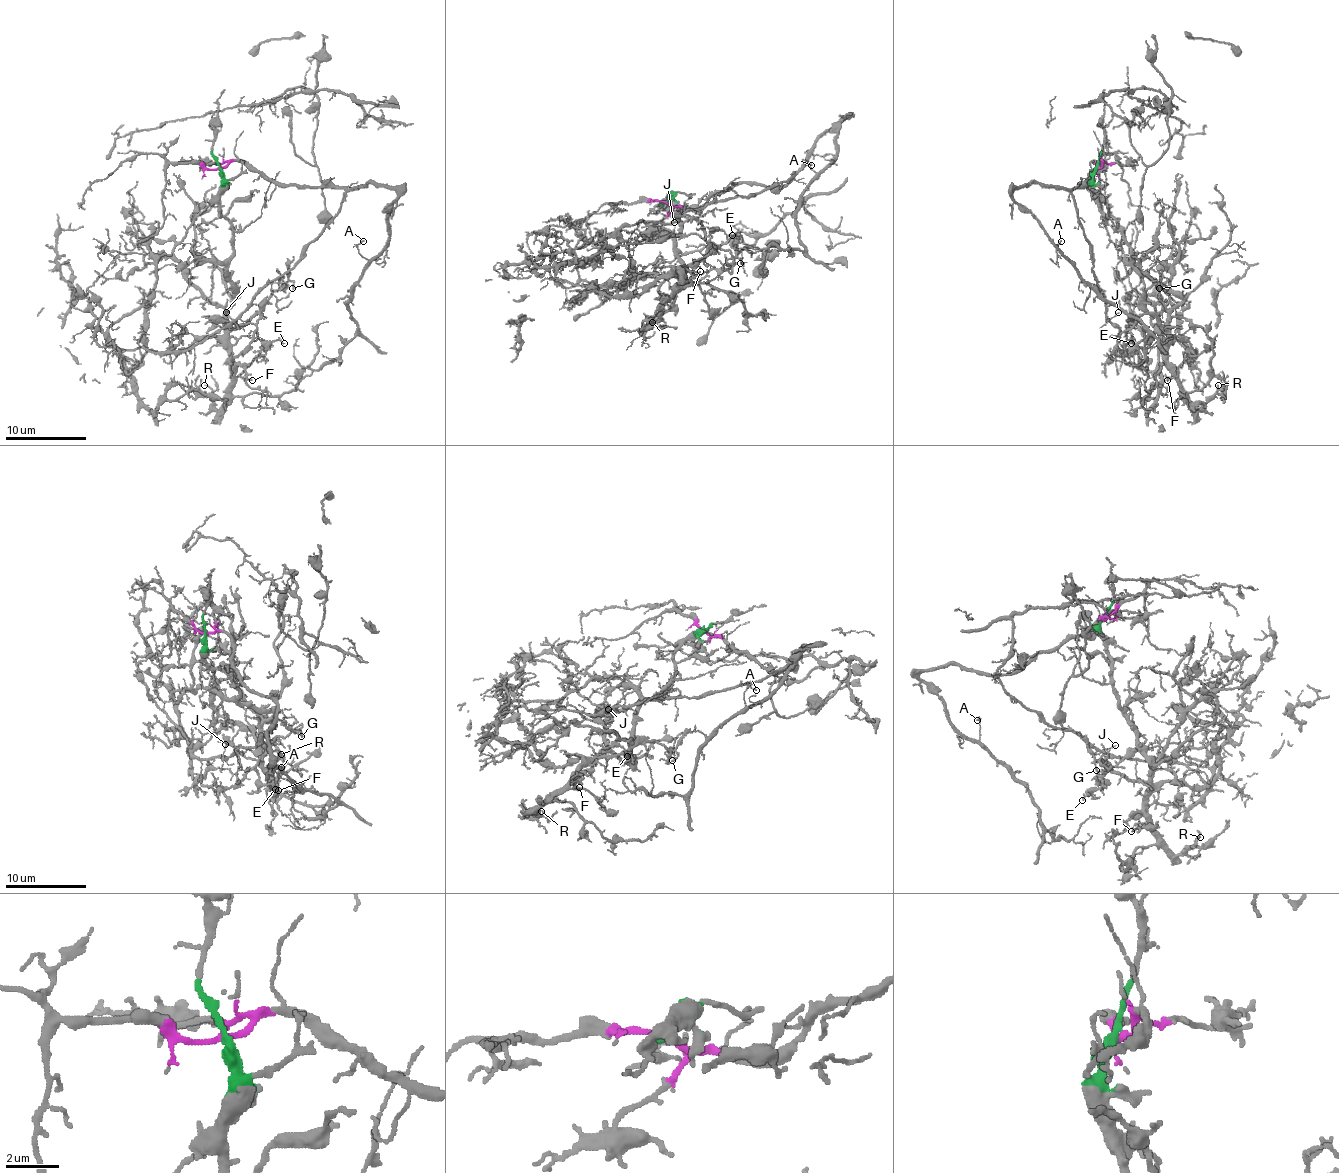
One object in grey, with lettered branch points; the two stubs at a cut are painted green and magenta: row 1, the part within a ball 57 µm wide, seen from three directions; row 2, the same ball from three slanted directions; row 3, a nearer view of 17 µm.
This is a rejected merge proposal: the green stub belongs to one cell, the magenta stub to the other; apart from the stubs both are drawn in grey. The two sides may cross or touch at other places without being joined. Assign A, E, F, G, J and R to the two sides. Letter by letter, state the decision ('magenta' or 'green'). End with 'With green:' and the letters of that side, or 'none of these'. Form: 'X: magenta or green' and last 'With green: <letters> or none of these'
A: magenta
E: green
F: green
G: green
J: magenta
R: green
With green: E, F, G, R

